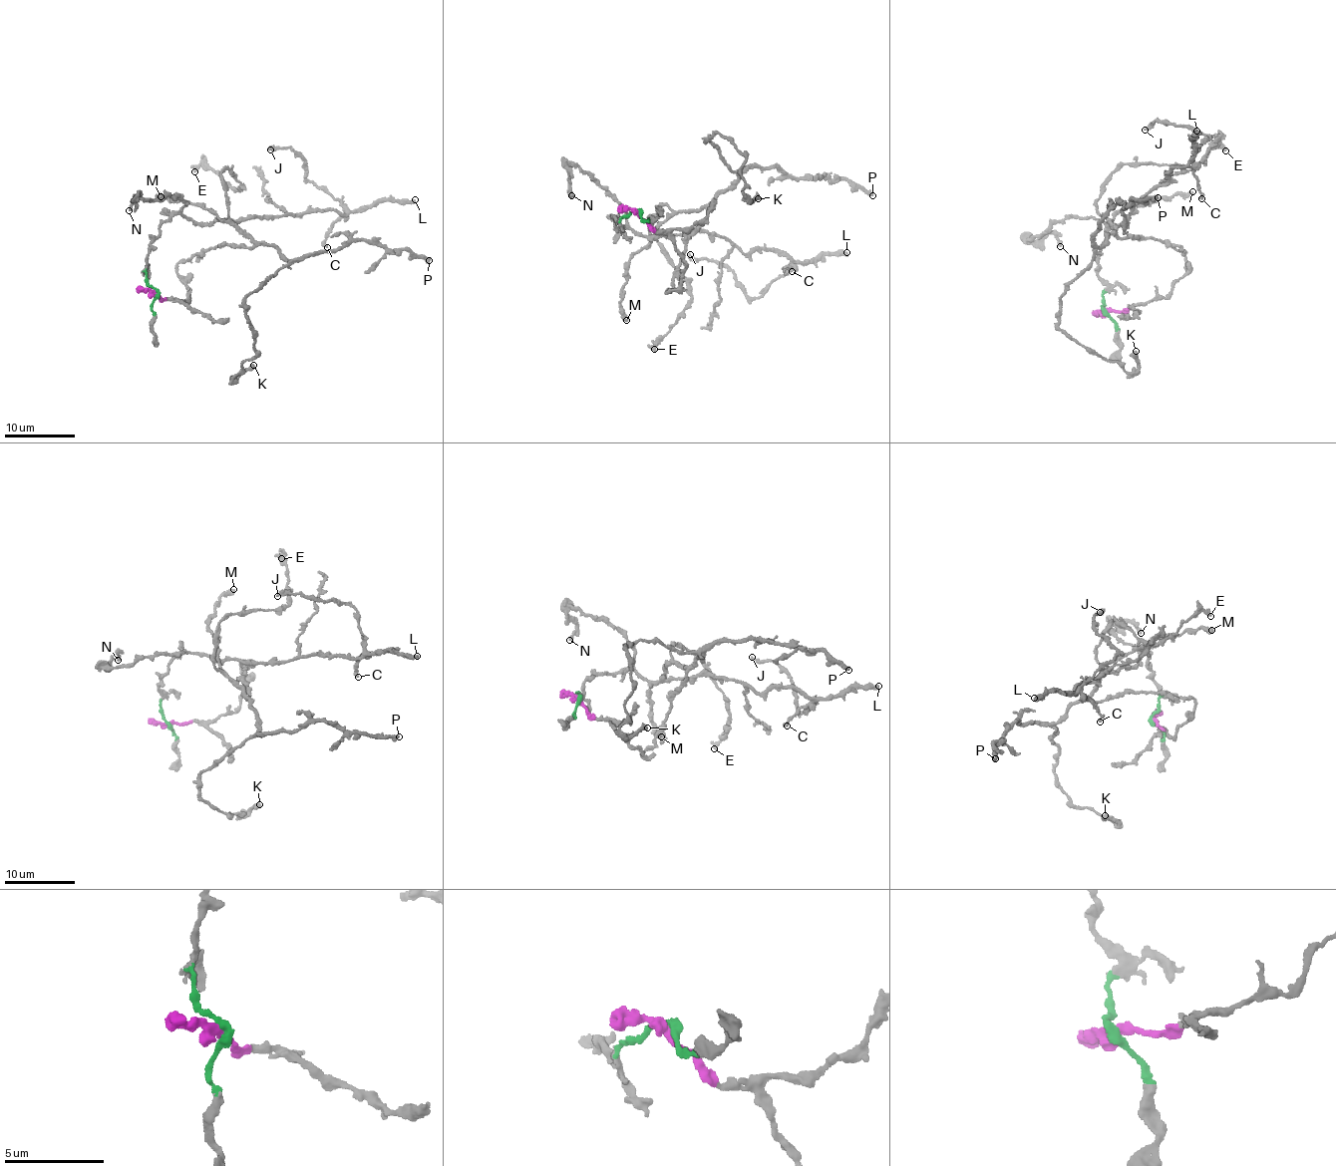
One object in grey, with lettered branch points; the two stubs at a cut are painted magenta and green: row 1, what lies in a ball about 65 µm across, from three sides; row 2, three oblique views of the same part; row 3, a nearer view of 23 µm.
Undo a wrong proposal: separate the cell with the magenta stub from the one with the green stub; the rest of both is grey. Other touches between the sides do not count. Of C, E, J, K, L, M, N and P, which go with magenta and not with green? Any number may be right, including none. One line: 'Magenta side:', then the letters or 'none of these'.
Magenta side: E, K, M, P

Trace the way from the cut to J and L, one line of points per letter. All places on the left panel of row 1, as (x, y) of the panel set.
J: (156, 291), (148, 249), (177, 214), (207, 224), (346, 212), (305, 175), (293, 150), (269, 149)
L: (156, 291), (148, 283), (148, 249), (159, 227), (177, 214), (207, 224), (350, 213), (416, 200)

